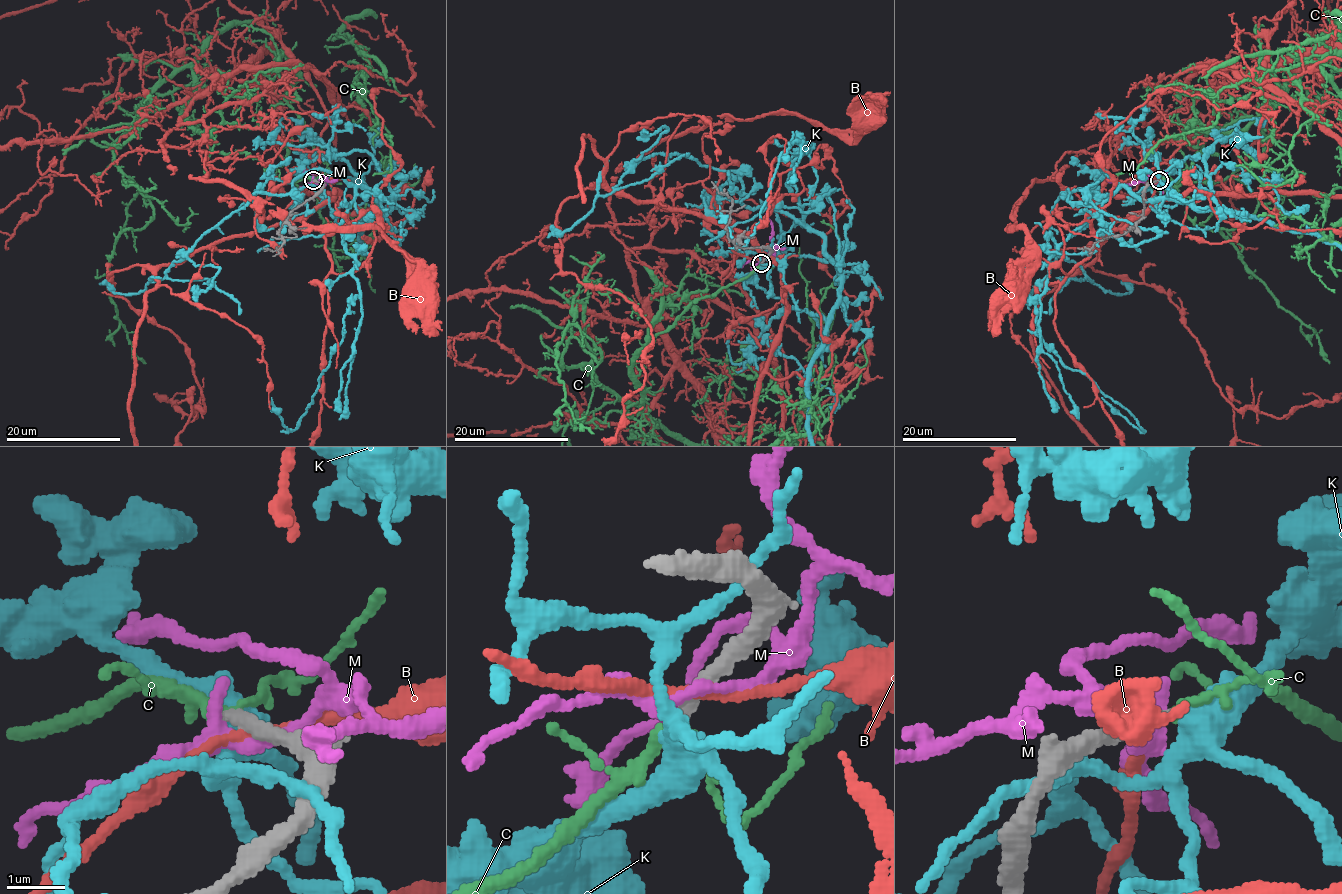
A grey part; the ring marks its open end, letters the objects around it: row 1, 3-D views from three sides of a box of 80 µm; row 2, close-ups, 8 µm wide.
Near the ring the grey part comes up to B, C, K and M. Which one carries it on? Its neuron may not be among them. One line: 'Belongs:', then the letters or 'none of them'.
Belongs: C

